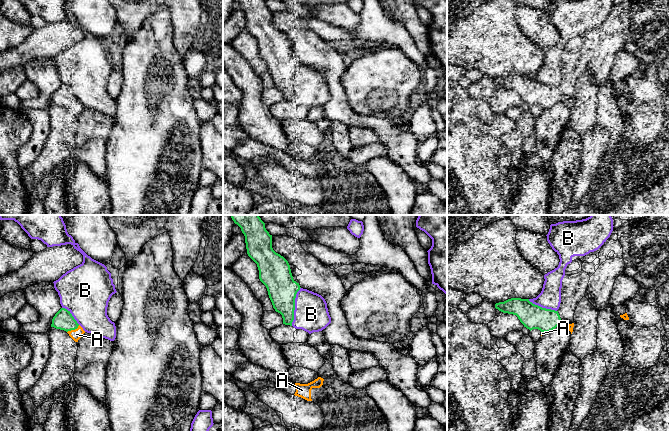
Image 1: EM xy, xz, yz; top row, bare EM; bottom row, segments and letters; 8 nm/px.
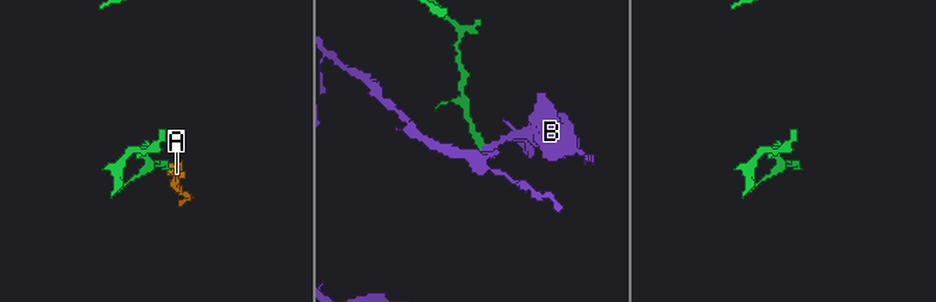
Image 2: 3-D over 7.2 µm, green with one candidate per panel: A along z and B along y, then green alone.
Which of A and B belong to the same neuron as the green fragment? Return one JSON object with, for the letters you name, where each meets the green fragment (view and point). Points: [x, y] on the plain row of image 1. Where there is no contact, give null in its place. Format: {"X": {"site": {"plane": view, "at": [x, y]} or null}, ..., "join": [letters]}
{"A": {"site": {"plane": "xy", "at": [73, 105]}}, "join": ["A"]}

